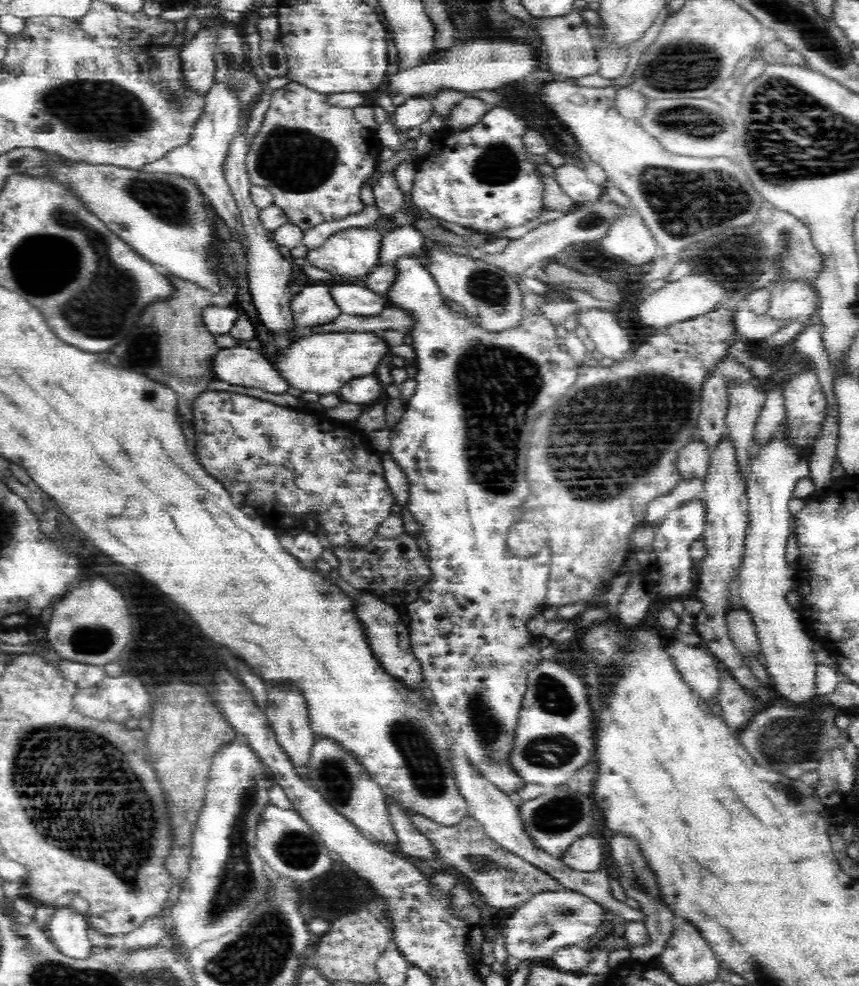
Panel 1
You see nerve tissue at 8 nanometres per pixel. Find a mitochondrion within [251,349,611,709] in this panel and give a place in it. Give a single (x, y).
(322, 592)

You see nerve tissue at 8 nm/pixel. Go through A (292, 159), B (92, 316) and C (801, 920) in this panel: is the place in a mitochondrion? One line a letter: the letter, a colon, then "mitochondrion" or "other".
A: mitochondrion
B: mitochondrion
C: other

